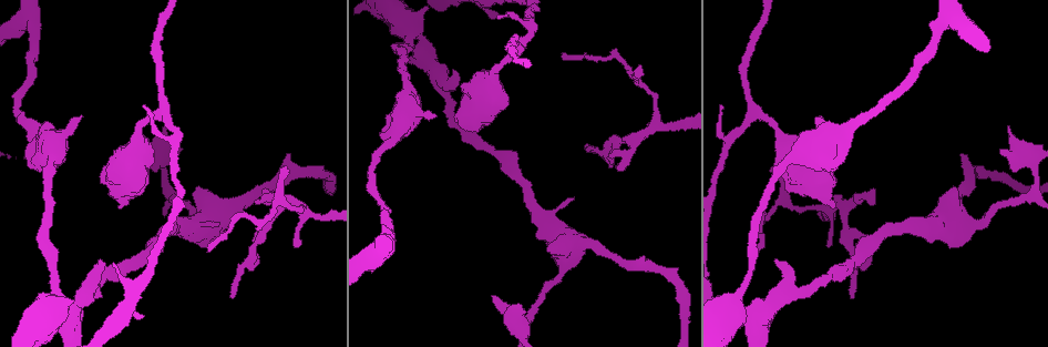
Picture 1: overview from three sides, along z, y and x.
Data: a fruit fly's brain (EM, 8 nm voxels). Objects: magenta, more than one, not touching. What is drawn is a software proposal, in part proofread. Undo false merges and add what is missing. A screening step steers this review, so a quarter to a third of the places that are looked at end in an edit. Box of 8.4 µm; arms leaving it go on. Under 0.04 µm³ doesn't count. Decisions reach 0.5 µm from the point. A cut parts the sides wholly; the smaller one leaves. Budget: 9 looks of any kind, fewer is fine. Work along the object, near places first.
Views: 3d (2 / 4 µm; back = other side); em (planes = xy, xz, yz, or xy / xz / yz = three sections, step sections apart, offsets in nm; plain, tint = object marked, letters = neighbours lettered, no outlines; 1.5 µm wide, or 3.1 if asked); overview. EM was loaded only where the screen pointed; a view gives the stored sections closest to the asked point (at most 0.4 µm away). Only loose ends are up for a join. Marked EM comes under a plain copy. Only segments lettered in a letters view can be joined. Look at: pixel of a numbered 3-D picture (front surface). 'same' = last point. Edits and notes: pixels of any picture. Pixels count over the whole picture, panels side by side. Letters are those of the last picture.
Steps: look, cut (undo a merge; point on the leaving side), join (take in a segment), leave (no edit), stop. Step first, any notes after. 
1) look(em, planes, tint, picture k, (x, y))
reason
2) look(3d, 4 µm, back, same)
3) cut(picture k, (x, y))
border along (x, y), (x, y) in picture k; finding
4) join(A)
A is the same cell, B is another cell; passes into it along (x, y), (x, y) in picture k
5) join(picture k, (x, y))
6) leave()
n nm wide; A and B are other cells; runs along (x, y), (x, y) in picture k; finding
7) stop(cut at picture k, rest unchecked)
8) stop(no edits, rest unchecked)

look(em, planes, letters, picture 1, (53, 271))
a narrow waist

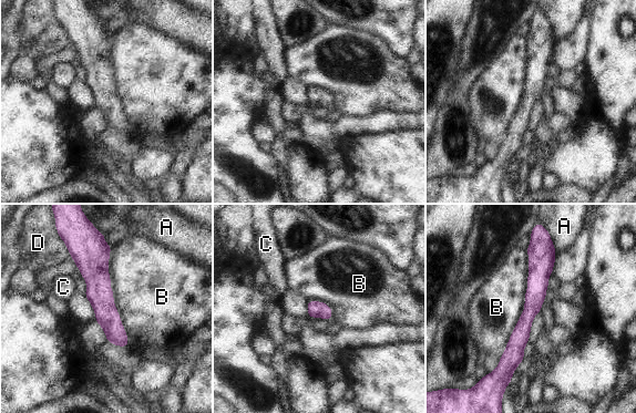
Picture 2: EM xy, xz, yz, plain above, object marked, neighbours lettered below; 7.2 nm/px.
leave()
130 nm wide; A, B, C and D are other cells; border along (112, 246), (110, 287), (129, 347) in picture 2; all the same neuron

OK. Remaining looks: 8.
look(3d, 4 µm, picture 1, (384, 128))
thick end

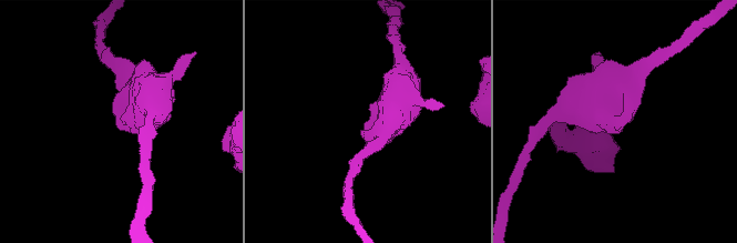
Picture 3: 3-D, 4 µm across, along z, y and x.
look(em, planes, letters, picture 3, (368, 125))

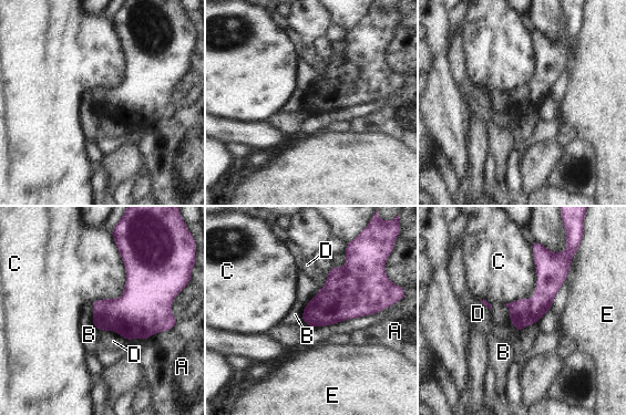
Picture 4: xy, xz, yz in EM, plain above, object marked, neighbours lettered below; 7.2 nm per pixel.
leave()
A, B, C, D and E are other cells; none of them fits

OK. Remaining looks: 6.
look(3d, 4 µm, picture 1, (454, 121))
stops while still wide

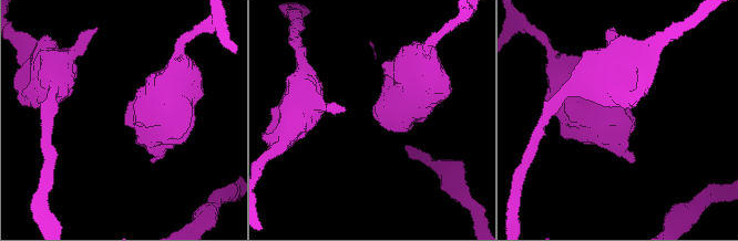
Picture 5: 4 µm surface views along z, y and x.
look(em, planes, letters, picture 5, (621, 121))
now the EM

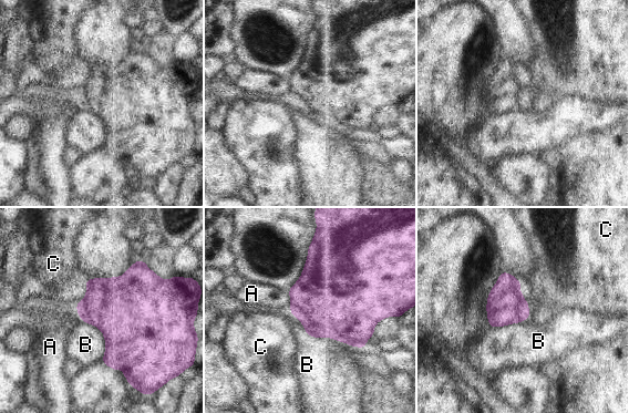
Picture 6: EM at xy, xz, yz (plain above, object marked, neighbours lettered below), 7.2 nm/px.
leave()
A, B and C are other cells; border along (81, 320), (103, 334), (101, 360) in picture 6; no lettered segment goes on from it

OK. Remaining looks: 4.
look(3d, 4 µm, picture 1, (850, 298))
tapers out

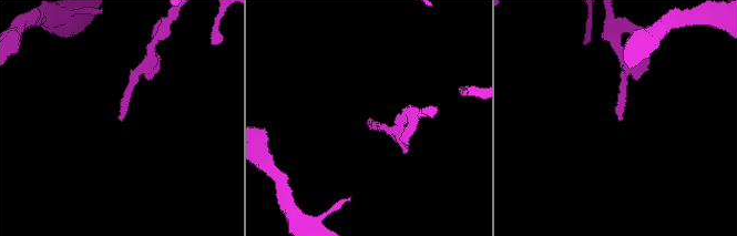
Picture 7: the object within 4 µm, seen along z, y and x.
look(em, planes, letters, picture 7, (122, 121))
shape alone is not enough

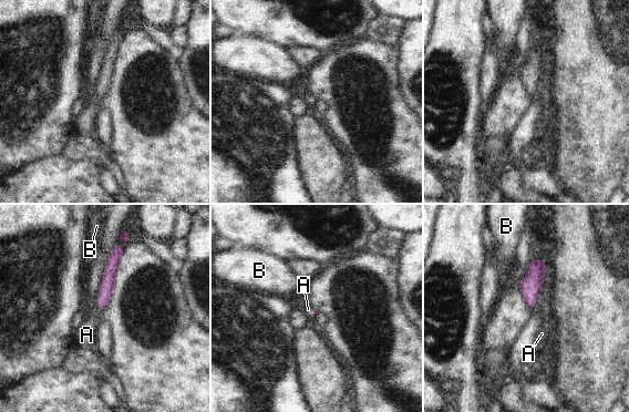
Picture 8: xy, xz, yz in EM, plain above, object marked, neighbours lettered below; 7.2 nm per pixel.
join(A)
A is the same cell, B is another cell; passes into it along (107, 281), (99, 307), (86, 335) in picture 8; it goes on there

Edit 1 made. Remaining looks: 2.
stop(join at picture 8, rest unchecked)

